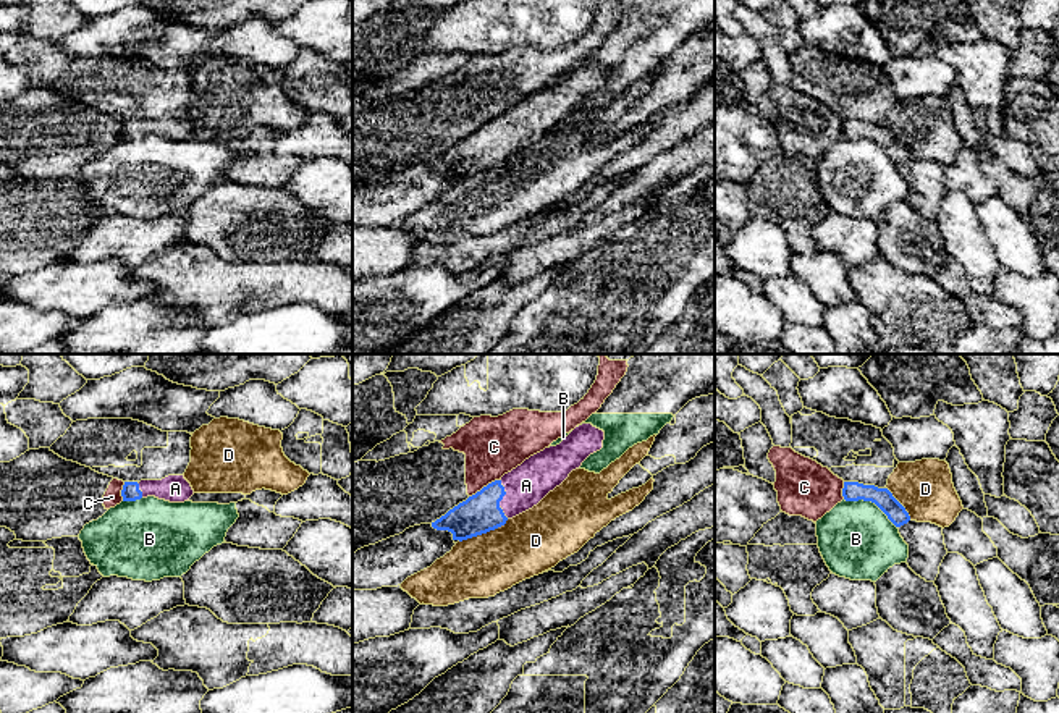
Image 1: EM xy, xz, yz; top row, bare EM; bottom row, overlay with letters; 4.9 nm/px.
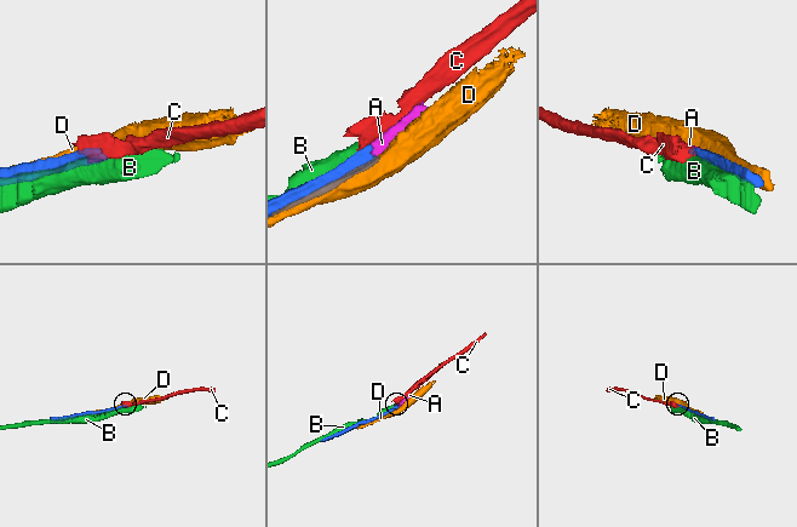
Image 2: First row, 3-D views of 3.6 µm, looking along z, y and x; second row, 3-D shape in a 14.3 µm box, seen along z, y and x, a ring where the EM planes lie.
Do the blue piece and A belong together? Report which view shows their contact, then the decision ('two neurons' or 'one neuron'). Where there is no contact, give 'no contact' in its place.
xz | one neuron

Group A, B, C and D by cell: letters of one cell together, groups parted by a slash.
A / B / C / D

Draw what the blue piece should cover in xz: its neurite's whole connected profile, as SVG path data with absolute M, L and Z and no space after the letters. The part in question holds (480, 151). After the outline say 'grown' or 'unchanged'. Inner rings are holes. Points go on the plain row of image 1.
M592 61L576 65L559 82L545 86L530 94L500 118L488 121L466 139L449 147L445 154L432 160L432 165L448 168L453 171L453 178L462 179L504 163L508 157L532 147L550 129L559 124L590 92L603 86L603 78L605 70Z; grown

